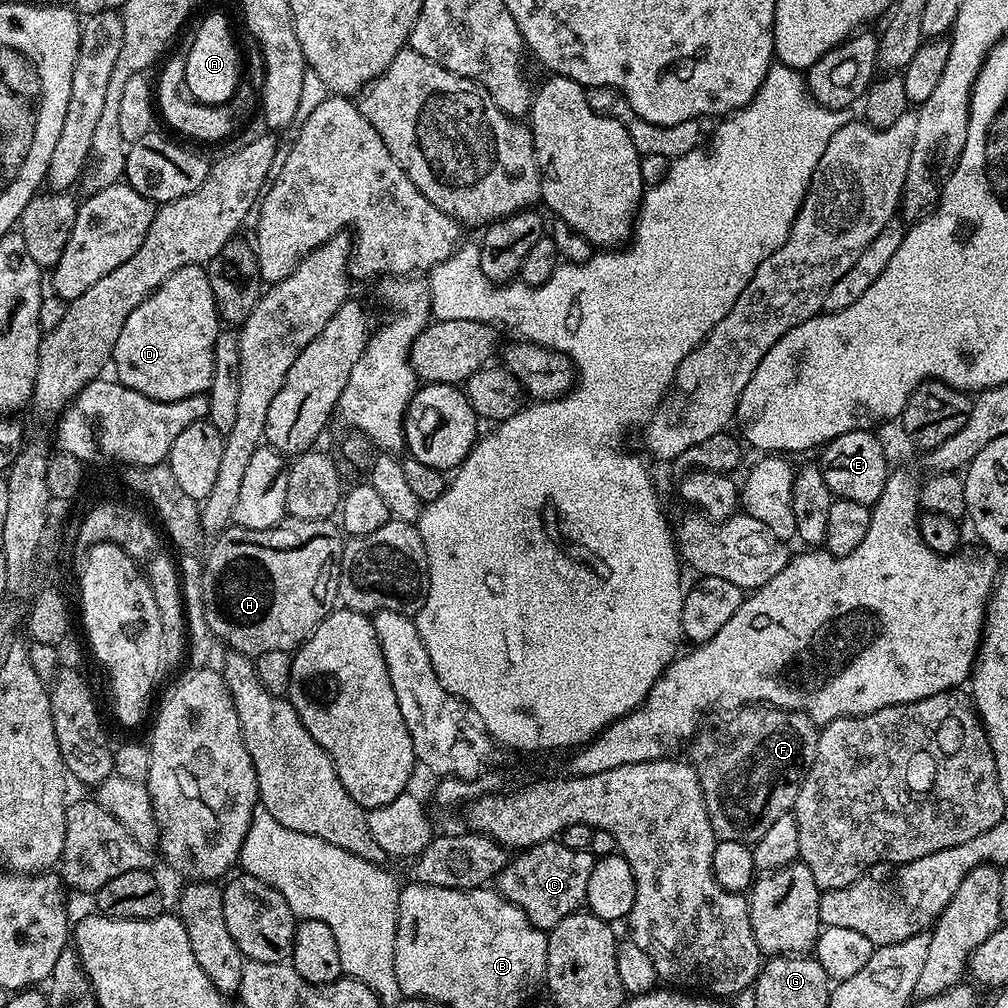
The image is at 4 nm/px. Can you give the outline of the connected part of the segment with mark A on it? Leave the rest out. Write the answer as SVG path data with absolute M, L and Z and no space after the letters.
M212 12L196 28L192 42L187 45L186 70L183 87L191 99L200 104L216 105L225 103L232 95L240 77L240 52L236 49L236 40L232 37L232 28L220 12Z

